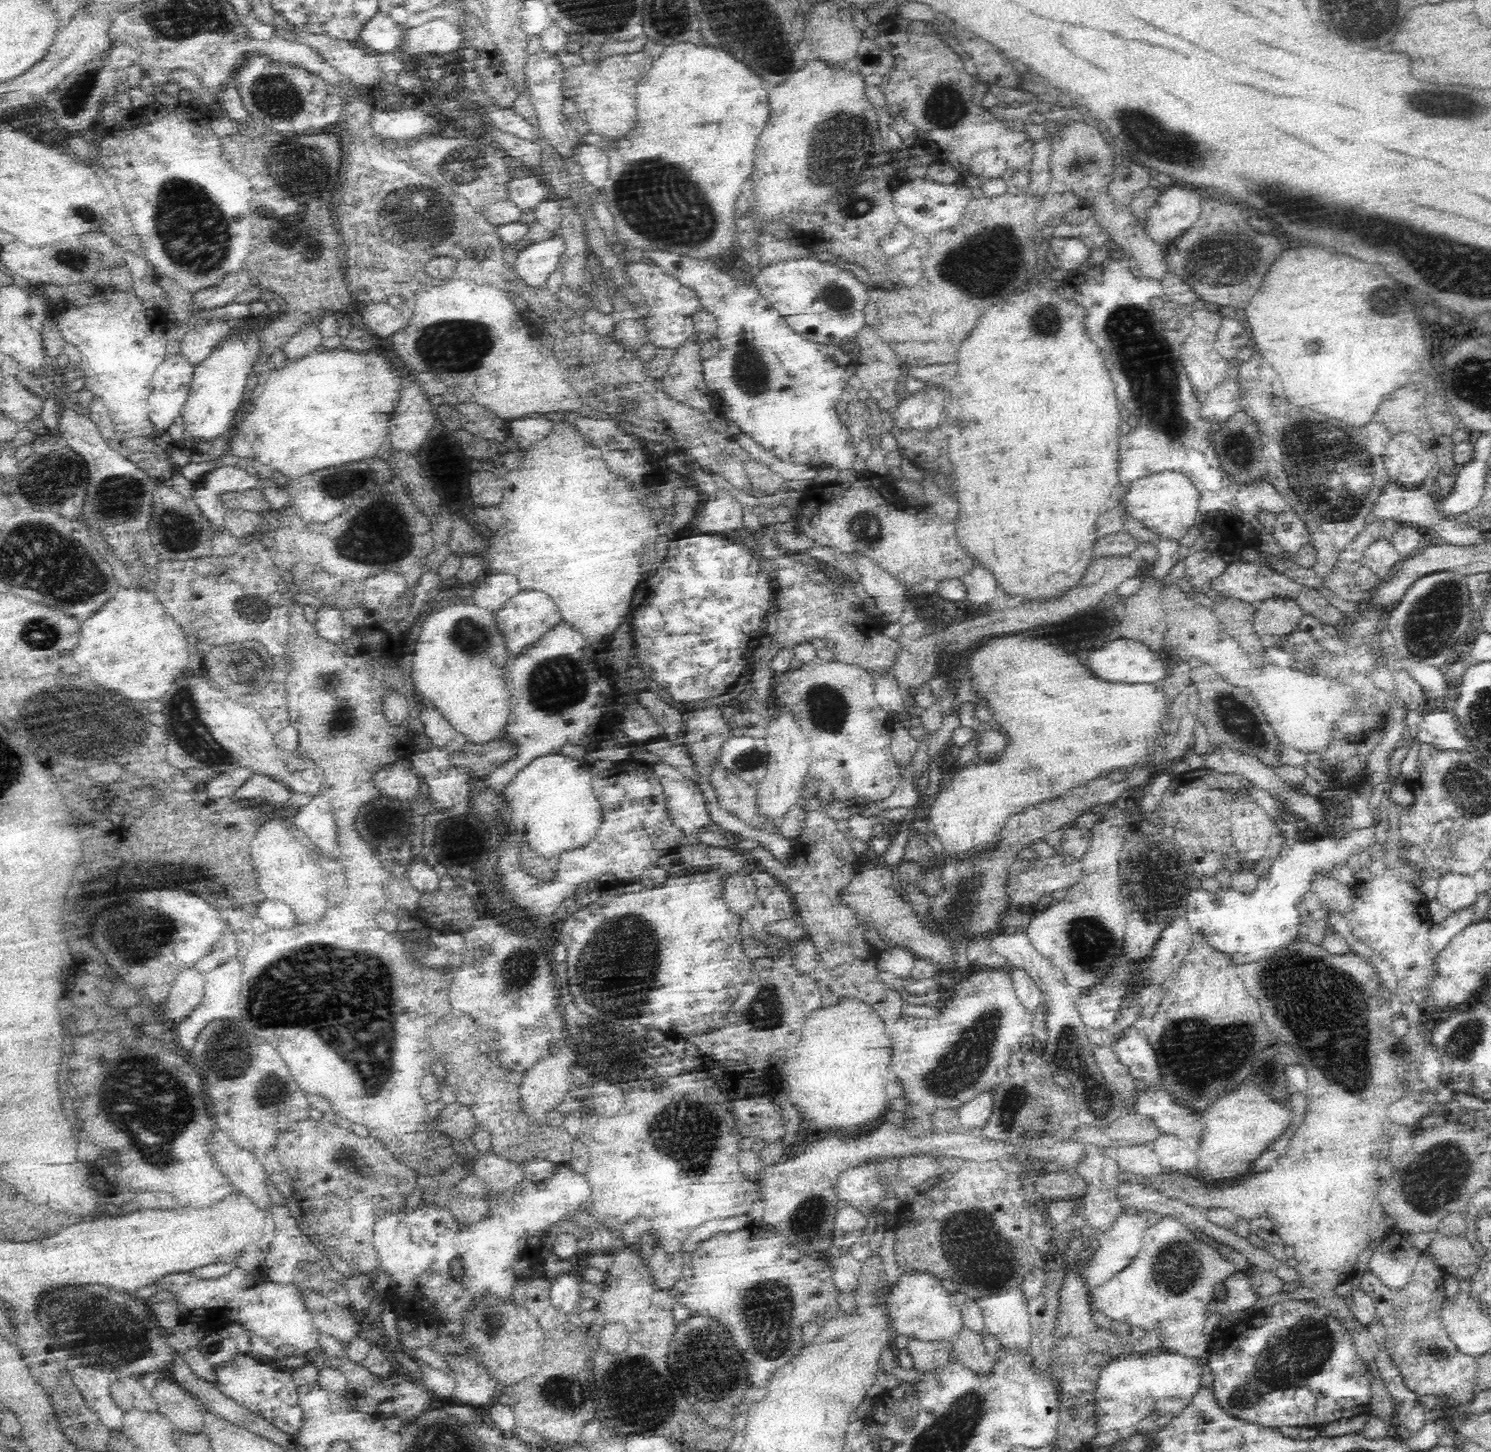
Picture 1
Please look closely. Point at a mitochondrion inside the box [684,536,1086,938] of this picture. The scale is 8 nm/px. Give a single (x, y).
(959, 910)

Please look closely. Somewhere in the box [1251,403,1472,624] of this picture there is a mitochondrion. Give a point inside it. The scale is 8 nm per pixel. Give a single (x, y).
(1346, 509)

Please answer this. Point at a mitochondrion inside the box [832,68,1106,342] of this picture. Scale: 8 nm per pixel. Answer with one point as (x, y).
(963, 267)

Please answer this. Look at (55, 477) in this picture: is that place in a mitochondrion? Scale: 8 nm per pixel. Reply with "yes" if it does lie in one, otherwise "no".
yes

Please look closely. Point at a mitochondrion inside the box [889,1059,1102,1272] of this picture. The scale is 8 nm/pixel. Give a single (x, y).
(1018, 1114)

